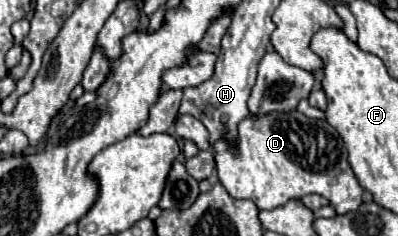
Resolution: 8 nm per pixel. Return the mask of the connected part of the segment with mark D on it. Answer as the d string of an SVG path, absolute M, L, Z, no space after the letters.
M299 111L289 113L267 113L265 117L245 117L237 129L237 141L231 145L229 141L221 139L213 143L215 151L215 171L221 185L233 199L249 199L259 209L275 209L285 205L289 199L301 199L305 195L317 193L329 199L339 215L355 211L361 205L363 189L349 167L347 149L343 139L339 137L337 129L333 129L325 119L309 119Z

